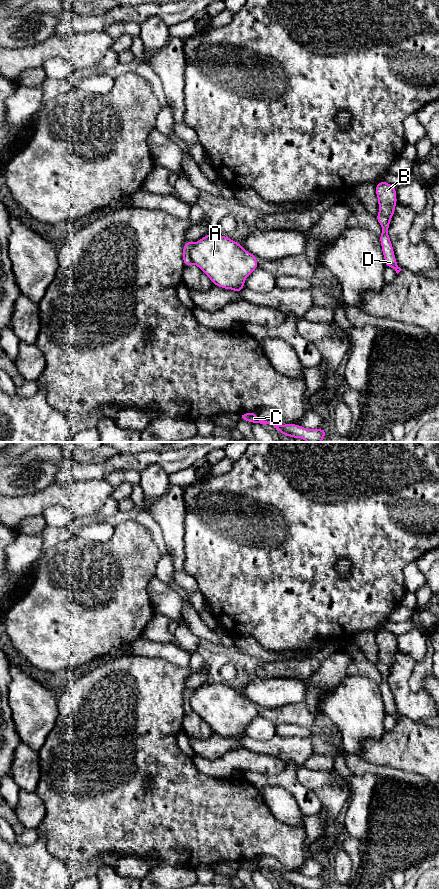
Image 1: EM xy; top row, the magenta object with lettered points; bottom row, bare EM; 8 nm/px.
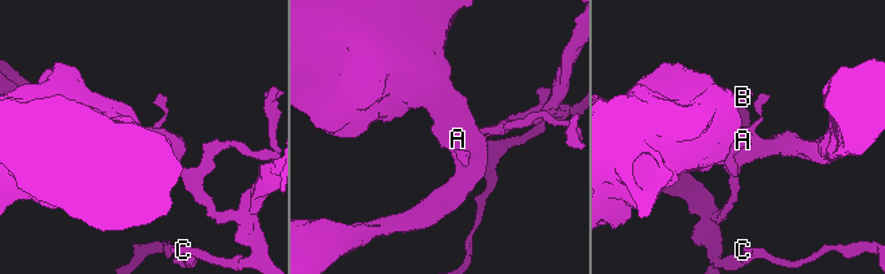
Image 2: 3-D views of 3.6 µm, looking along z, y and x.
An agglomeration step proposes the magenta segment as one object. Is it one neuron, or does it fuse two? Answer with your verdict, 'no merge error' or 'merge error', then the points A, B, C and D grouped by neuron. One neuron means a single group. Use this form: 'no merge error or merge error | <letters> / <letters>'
merge error | A / B C D

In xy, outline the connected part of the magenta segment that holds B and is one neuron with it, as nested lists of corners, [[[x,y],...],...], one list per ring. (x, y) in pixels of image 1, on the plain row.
[[[384,629],[376,631],[376,644],[379,652],[379,661],[376,667],[382,674],[380,691],[385,713],[386,715],[393,716],[398,722],[402,717],[397,713],[393,694],[388,683],[390,669],[395,660],[395,653],[397,652],[396,636]]]

